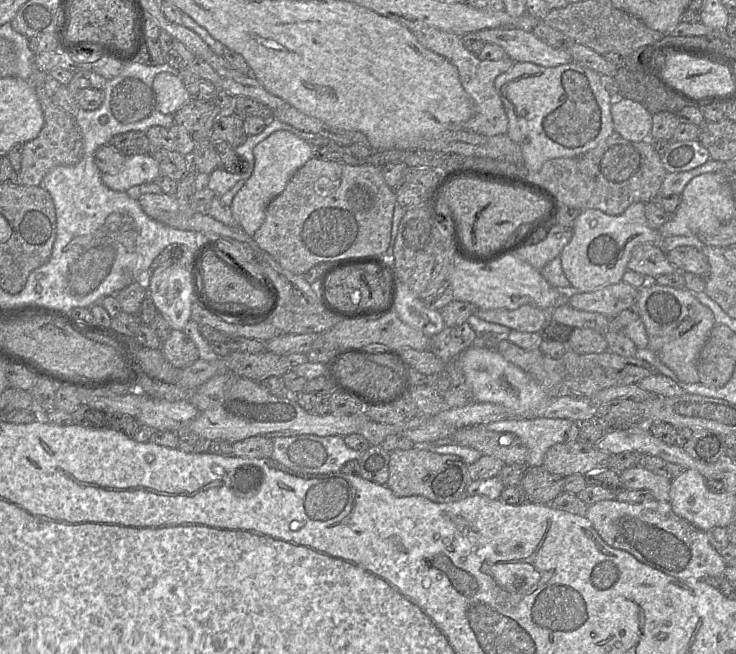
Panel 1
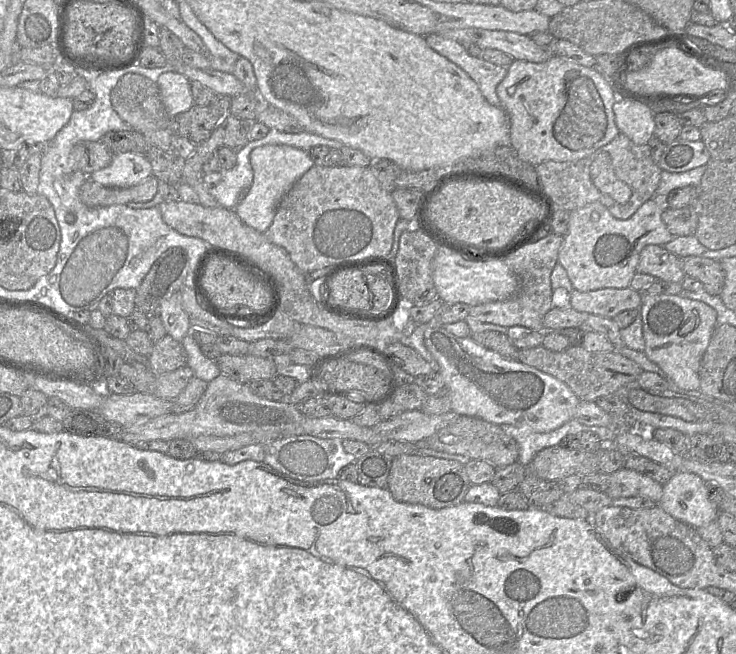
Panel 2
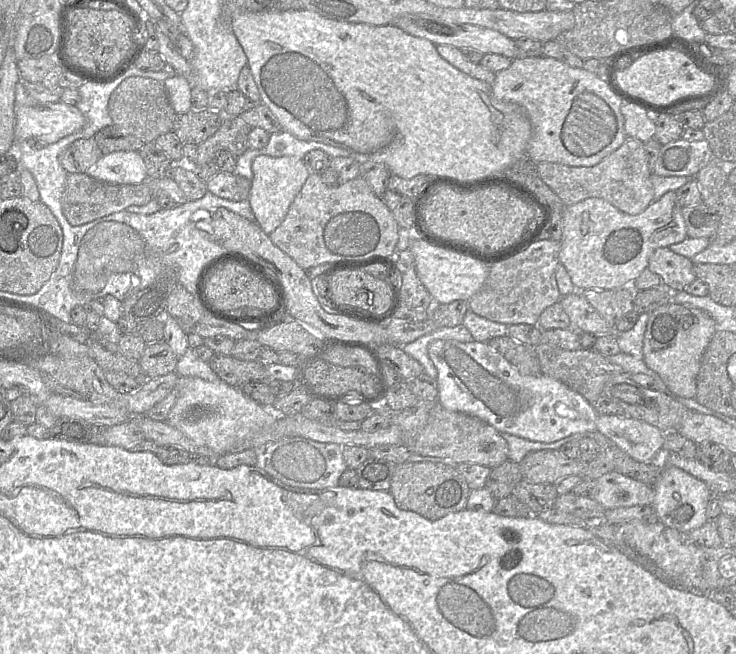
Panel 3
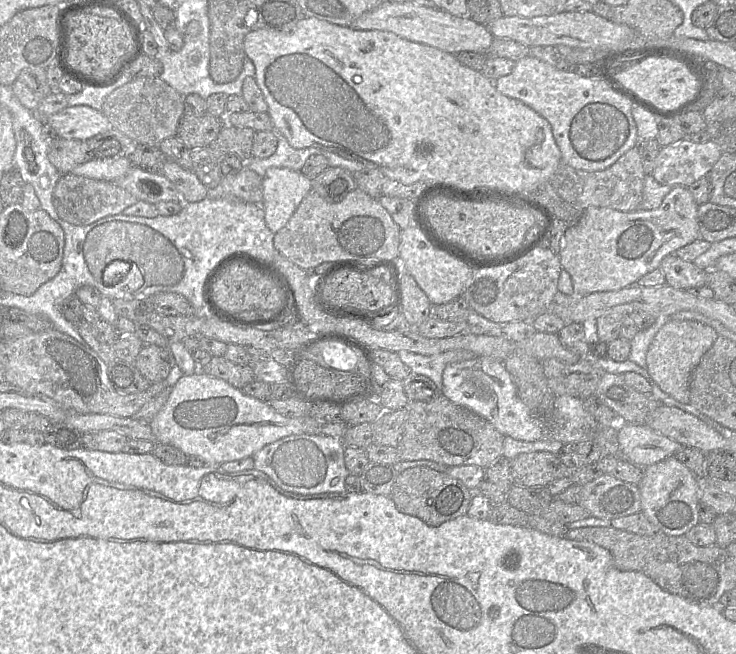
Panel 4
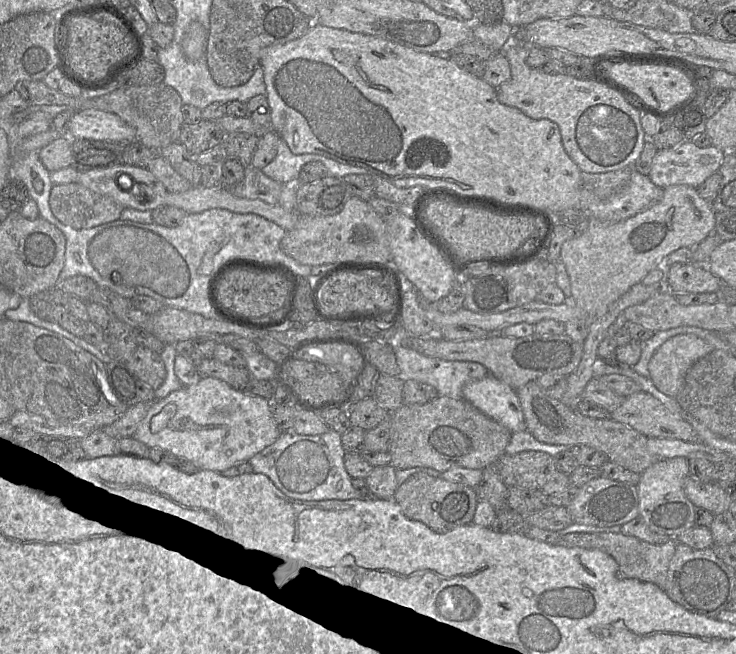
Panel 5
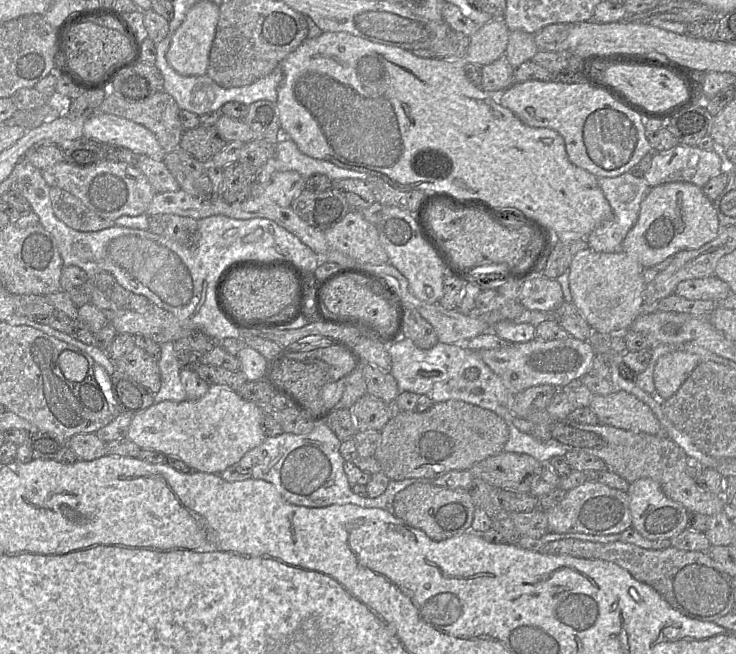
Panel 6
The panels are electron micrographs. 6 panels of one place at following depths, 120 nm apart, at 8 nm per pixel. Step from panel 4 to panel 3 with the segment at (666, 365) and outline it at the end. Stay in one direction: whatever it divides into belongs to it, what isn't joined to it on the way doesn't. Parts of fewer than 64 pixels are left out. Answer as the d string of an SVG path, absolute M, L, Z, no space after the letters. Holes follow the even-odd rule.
M672 302L654 306L647 313L649 317L643 342L645 364L660 376L674 394L682 398L695 398L700 362L716 332L713 318L698 308Z

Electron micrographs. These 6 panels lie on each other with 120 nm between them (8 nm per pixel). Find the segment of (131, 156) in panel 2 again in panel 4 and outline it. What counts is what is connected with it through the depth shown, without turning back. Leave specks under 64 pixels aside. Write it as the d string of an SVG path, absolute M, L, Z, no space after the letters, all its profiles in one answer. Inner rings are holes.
M128 157L97 159L75 167L71 174L94 180L116 181L125 176L132 166Z

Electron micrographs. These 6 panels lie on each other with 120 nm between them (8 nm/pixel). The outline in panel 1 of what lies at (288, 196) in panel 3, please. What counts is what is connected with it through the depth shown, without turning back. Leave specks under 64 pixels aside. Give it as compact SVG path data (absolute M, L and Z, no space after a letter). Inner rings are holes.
M278 130L255 146L254 170L245 185L234 196L230 205L238 226L250 237L261 227L265 220L269 203L286 188L291 177L313 155L310 144L290 131Z

